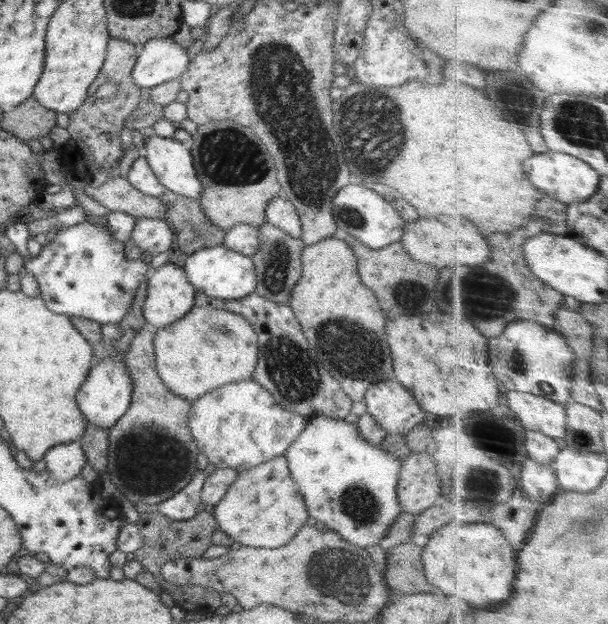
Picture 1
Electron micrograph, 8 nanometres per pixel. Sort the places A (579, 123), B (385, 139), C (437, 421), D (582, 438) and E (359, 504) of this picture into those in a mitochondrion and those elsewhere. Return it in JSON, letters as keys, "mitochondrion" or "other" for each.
{"A":"mitochondrion","B":"mitochondrion","C":"other","D":"mitochondrion","E":"mitochondrion"}

